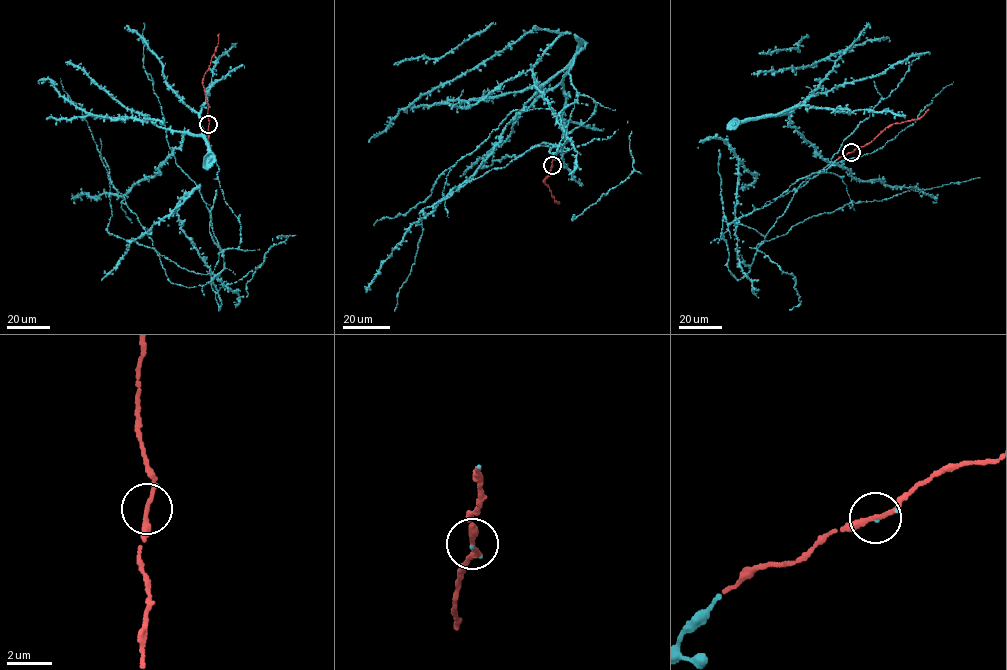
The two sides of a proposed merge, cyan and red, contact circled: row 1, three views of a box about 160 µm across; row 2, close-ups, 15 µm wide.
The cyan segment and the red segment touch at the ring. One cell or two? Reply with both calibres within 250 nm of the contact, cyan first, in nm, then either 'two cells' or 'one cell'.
70/240 nm | one cell

